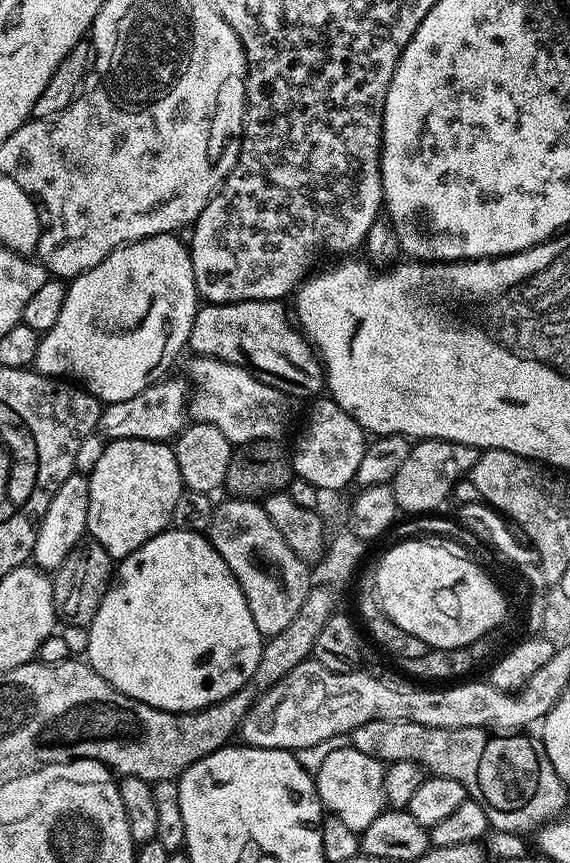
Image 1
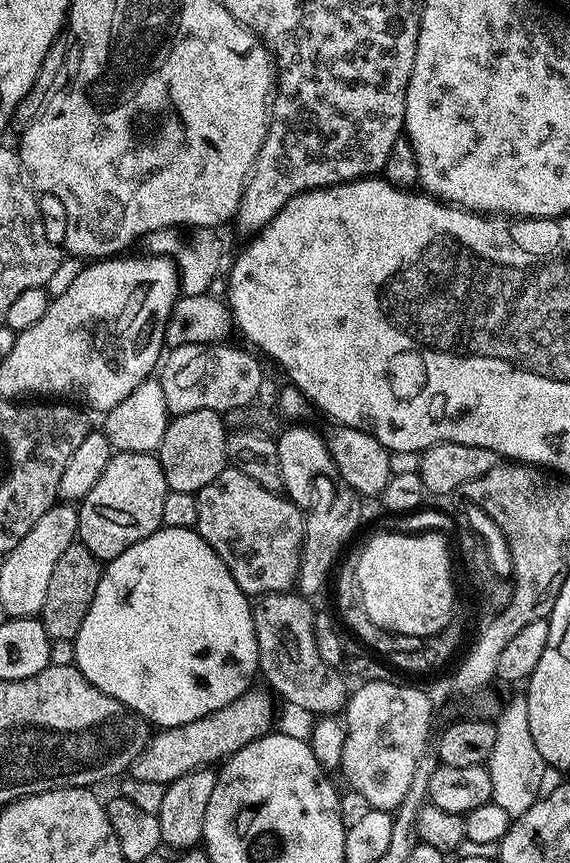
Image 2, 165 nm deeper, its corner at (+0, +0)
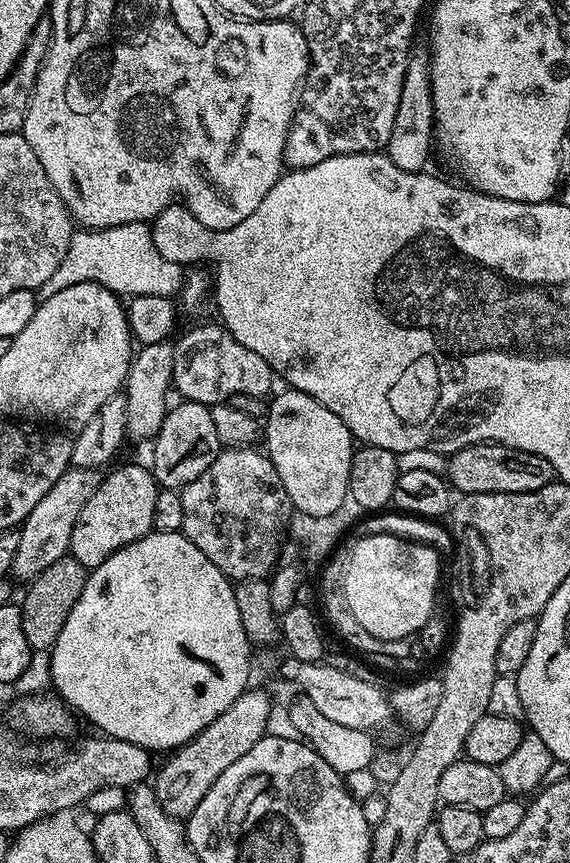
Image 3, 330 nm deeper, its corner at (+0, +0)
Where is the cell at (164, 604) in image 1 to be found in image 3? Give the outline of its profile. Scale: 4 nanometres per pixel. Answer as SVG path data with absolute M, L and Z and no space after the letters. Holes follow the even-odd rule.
M153 530L153 531L151 531L151 532L149 532L149 533L148 533L148 535L147 535L147 536L143 536L143 537L142 537L142 538L141 538L141 540L135 540L135 541L134 541L134 543L132 543L132 544L127 544L127 545L126 545L126 546L125 546L125 547L124 547L124 548L119 548L119 550L118 550L118 551L116 551L116 553L115 553L115 554L114 554L114 555L112 555L112 556L111 556L111 557L110 557L110 558L106 558L106 559L105 559L105 560L104 560L104 561L103 561L103 562L101 562L101 563L100 563L100 565L99 565L99 566L97 566L97 568L94 568L94 569L91 569L91 571L89 571L89 574L88 574L88 581L87 581L87 582L86 582L86 586L85 586L85 587L84 587L84 589L83 589L83 590L82 590L82 594L81 594L81 595L80 595L80 597L79 597L79 598L78 598L78 602L74 602L74 610L70 610L70 618L66 618L66 626L62 626L62 634L58 634L58 642L54 642L54 646L53 646L53 647L52 647L52 649L50 649L50 651L51 651L51 687L52 687L52 688L53 688L53 689L54 689L54 692L55 692L55 695L57 695L57 696L59 696L59 697L60 697L60 699L61 699L61 700L63 700L63 701L64 701L64 703L65 703L65 704L67 704L67 705L68 705L68 707L69 707L69 708L71 708L71 709L73 709L73 710L75 710L75 711L76 711L76 712L77 712L77 713L79 713L79 715L80 715L80 716L81 716L81 717L83 717L83 716L82 716L82 715L84 715L84 716L85 716L85 718L86 718L86 719L88 719L88 720L89 720L89 722L90 722L90 723L92 723L92 724L93 724L93 726L94 726L94 727L96 727L96 728L93 728L93 729L96 729L96 730L99 730L99 731L100 731L100 732L101 732L101 733L103 733L103 735L105 735L105 736L107 736L107 737L109 737L109 738L111 738L111 739L113 739L113 740L125 740L125 741L126 741L126 742L134 742L134 743L135 743L135 744L137 744L137 745L138 745L138 746L142 746L142 747L143 747L143 748L146 748L146 749L148 749L148 751L149 751L149 752L151 752L151 753L153 753L153 754L159 754L159 752L164 752L164 753L163 753L163 754L168 754L168 753L171 753L171 752L172 752L172 751L173 751L173 750L175 750L175 749L178 749L178 748L180 748L180 747L182 747L182 746L183 746L183 745L184 745L184 744L188 744L188 743L189 743L189 742L191 742L191 740L193 740L193 739L194 739L194 738L195 738L195 736L197 736L197 735L198 735L198 733L200 733L200 732L201 732L201 731L202 731L202 730L206 730L206 726L210 726L210 722L214 722L214 718L218 718L218 714L222 714L222 713L223 713L223 712L224 712L224 711L225 711L225 710L226 710L226 706L230 706L230 702L234 702L234 701L235 701L235 700L236 700L236 699L238 699L238 698L239 698L239 697L240 697L240 696L241 696L241 694L242 694L242 693L244 693L244 691L246 691L246 689L247 689L247 688L248 688L248 687L249 687L249 684L250 684L250 681L248 681L248 671L250 671L250 670L251 670L251 668L252 668L252 651L254 651L254 648L253 648L253 645L252 645L252 644L251 644L251 643L250 643L250 641L249 641L249 638L248 638L248 635L247 635L247 634L246 634L246 630L242 630L242 614L238 614L238 602L234 602L234 584L233 584L233 581L231 581L231 580L229 580L229 579L228 579L228 577L227 577L227 576L224 576L224 575L223 575L223 574L222 574L222 570L218 570L218 566L214 566L214 562L210 562L210 558L206 558L206 554L202 554L202 550L198 550L198 546L194 546L194 542L190 542L190 541L189 541L189 540L188 540L188 539L187 539L187 538L185 538L185 537L184 537L184 533L183 533L183 532L181 532L181 531L178 531L178 532L158 532L158 531L155 531L155 530Z

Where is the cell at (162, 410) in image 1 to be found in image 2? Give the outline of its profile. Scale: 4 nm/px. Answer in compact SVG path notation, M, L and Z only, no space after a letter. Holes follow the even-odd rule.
M179 344L163 357L158 372L165 406L173 417L190 414L190 410L214 410L231 414L235 408L253 403L260 392L264 376L260 364L251 356L251 351L242 352L219 344Z

